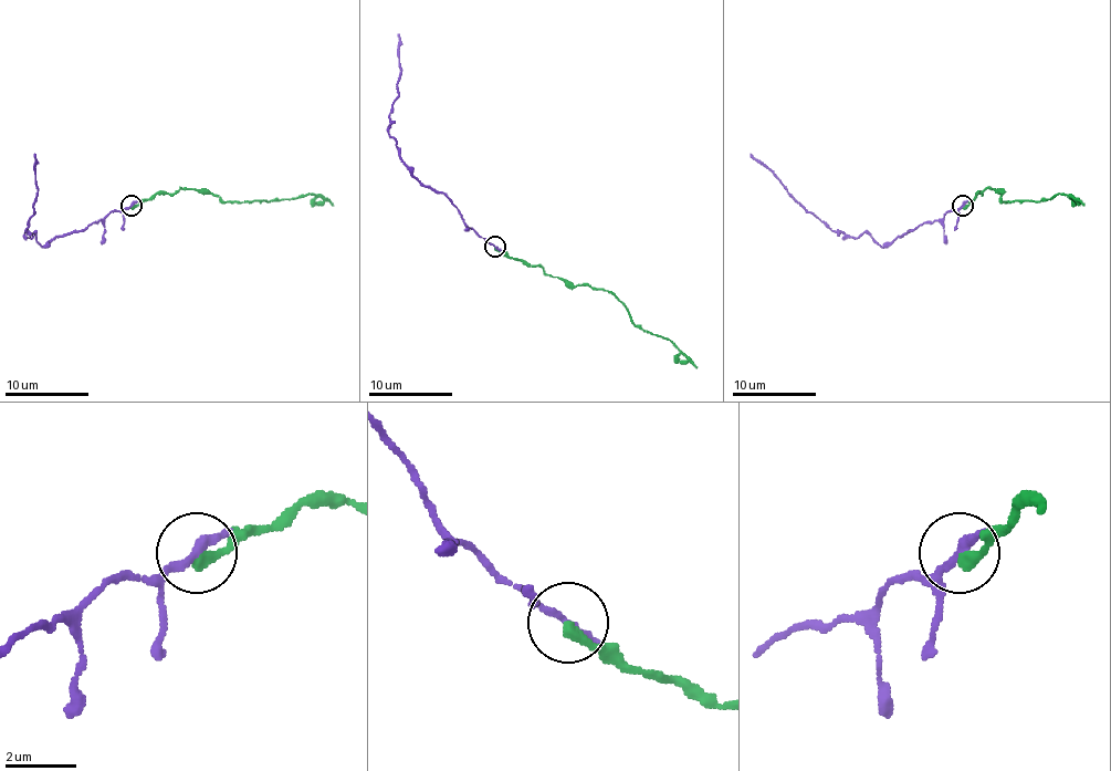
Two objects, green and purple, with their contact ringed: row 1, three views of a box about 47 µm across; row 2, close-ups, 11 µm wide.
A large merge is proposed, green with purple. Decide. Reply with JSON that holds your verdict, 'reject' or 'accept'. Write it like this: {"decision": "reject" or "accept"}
{"decision": "accept"}

